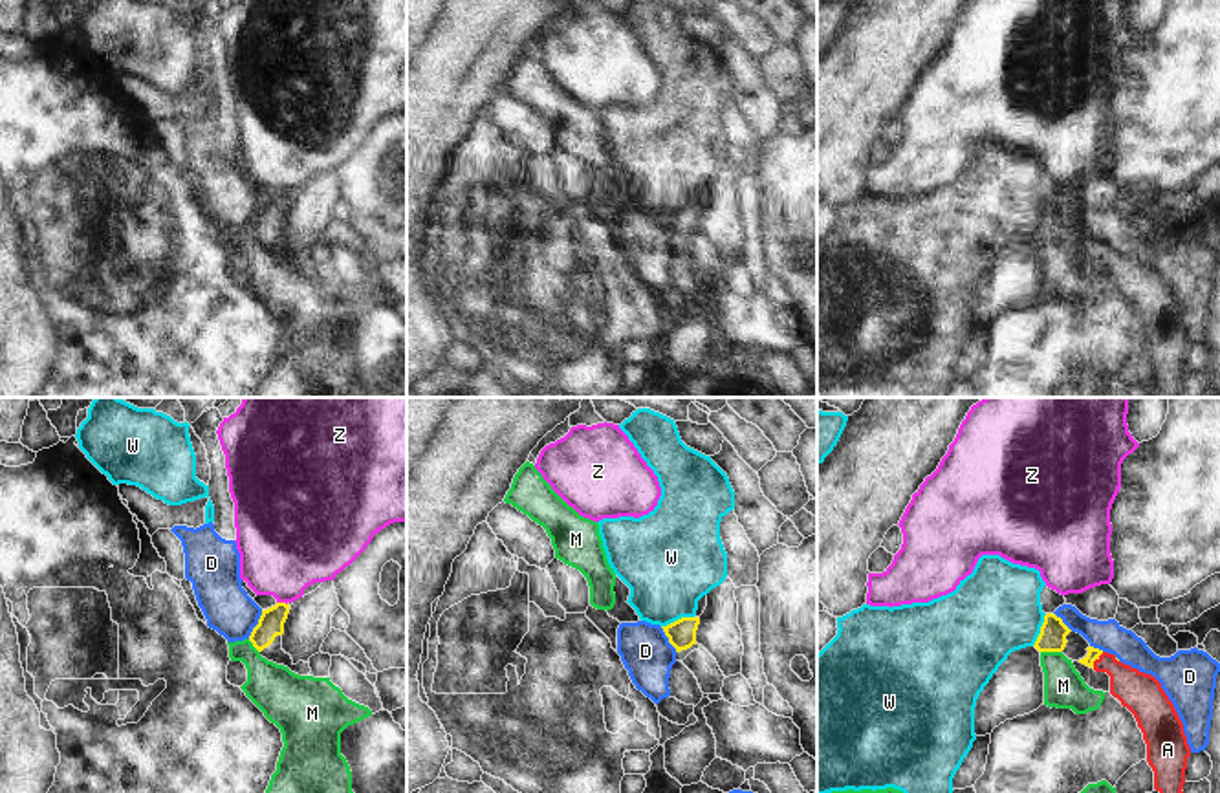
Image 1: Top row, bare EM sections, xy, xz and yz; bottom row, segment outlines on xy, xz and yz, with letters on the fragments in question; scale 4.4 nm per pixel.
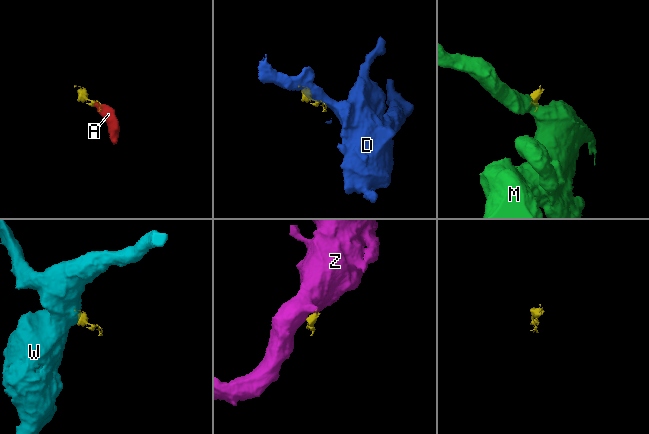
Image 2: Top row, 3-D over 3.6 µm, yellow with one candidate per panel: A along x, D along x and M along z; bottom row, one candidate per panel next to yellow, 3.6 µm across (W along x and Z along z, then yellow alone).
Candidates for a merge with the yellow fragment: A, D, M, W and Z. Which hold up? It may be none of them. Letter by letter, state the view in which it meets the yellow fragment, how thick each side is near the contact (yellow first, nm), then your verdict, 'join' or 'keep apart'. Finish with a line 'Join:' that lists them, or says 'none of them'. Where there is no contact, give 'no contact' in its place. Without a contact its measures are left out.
A: yz | 50/180 nm | join
D: xy | 110/220 nm | keep apart
M: yz | 120/180 nm | keep apart
W: xz | 130/400 nm | keep apart
Z: xy | 110/400 nm | keep apart
Join: A

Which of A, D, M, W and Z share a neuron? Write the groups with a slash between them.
A / D / M / W / Z

